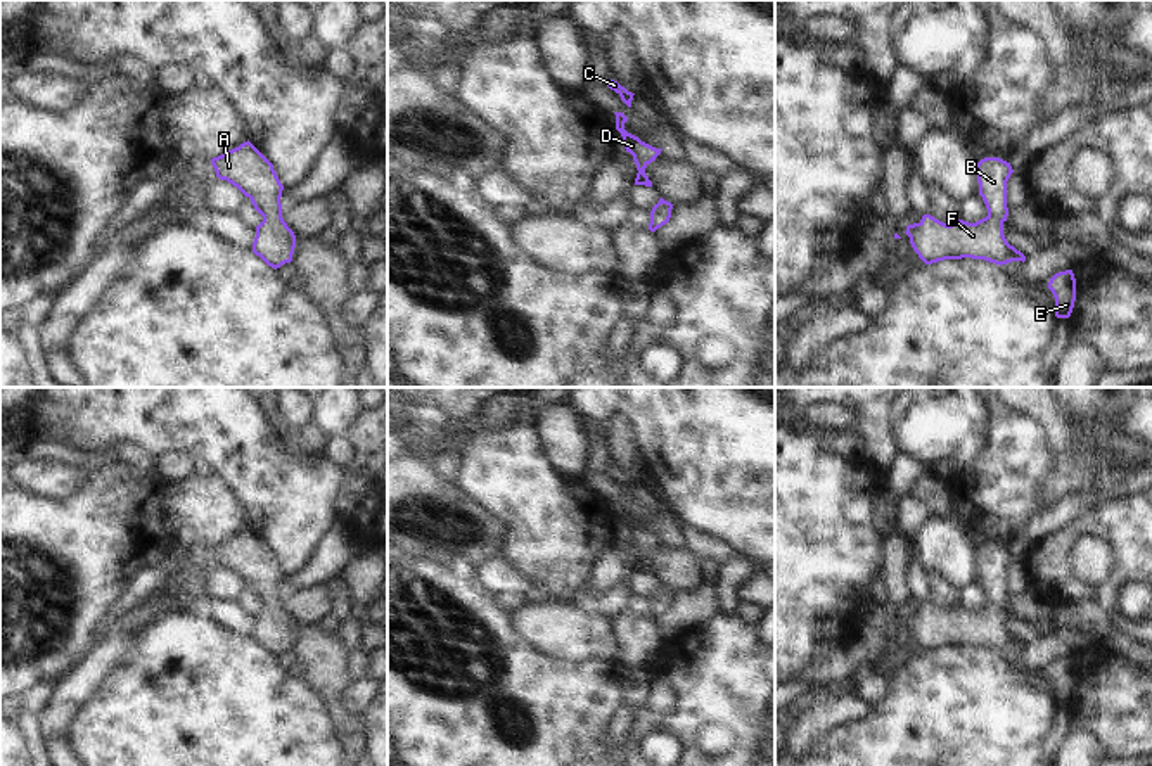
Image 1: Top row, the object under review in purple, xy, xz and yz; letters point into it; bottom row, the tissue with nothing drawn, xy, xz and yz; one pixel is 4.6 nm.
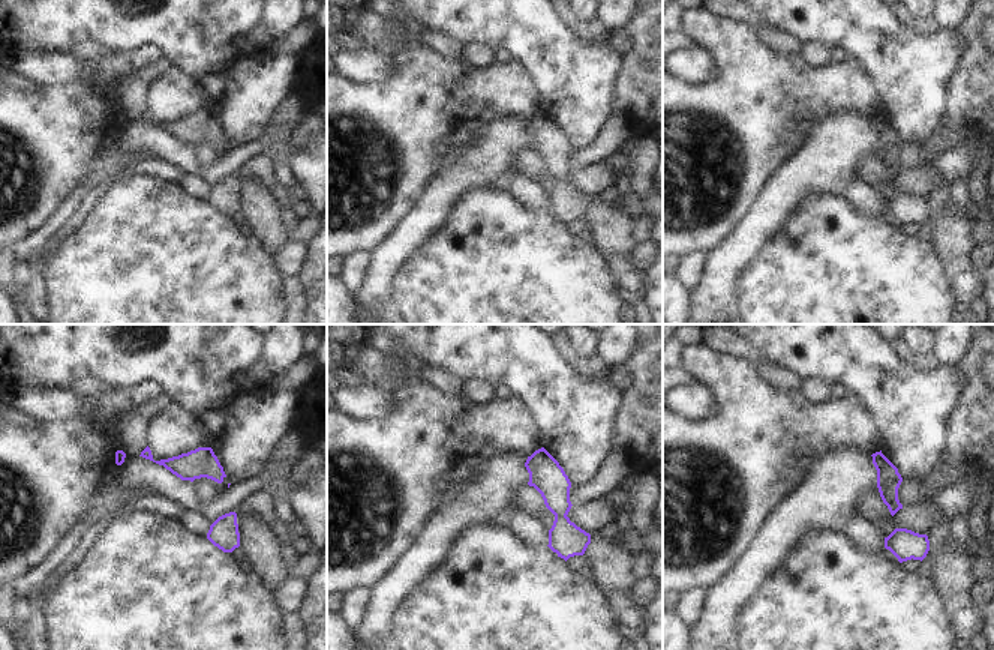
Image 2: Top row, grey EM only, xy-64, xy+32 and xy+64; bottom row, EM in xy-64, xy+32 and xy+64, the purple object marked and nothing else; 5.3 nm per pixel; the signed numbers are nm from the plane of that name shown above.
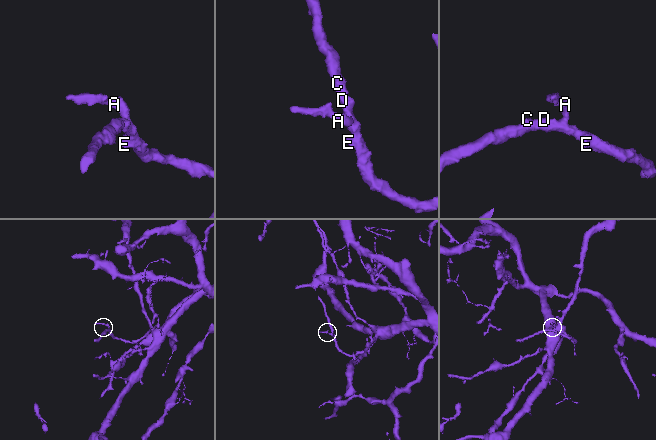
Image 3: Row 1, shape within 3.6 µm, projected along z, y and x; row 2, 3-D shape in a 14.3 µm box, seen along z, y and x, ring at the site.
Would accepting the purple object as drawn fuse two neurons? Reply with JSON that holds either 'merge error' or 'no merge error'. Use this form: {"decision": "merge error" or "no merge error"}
{"decision": "no merge error"}

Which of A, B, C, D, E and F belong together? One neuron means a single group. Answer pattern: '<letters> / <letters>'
A B C D E F

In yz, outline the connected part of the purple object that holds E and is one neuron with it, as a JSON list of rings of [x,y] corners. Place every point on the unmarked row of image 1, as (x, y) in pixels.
[[[1072,657],[1055,661],[1048,669],[1048,676],[1055,685],[1055,704],[1069,705],[1076,688],[1076,666]]]

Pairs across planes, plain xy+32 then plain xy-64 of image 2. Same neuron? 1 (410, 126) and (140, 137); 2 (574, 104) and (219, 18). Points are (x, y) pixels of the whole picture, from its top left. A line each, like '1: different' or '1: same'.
1: different
2: different

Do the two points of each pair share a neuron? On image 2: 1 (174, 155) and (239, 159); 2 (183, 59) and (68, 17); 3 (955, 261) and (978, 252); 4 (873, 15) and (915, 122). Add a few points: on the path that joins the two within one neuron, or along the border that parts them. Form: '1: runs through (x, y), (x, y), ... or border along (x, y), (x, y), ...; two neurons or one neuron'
1: runs through (191, 165), (197, 171), (216, 171), (222, 167); one neuron
2: runs through (155, 30), (144, 20), (96, 17); one neuron
3: border along (975, 243), (970, 251), (970, 266), (978, 273); two neurons
4: runs through (873, 42), (873, 51), (909, 95); one neuron

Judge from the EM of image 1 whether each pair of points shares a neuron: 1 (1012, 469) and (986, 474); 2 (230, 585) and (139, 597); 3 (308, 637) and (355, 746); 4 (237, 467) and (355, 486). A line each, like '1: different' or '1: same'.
1: same
2: same
3: same
4: different

